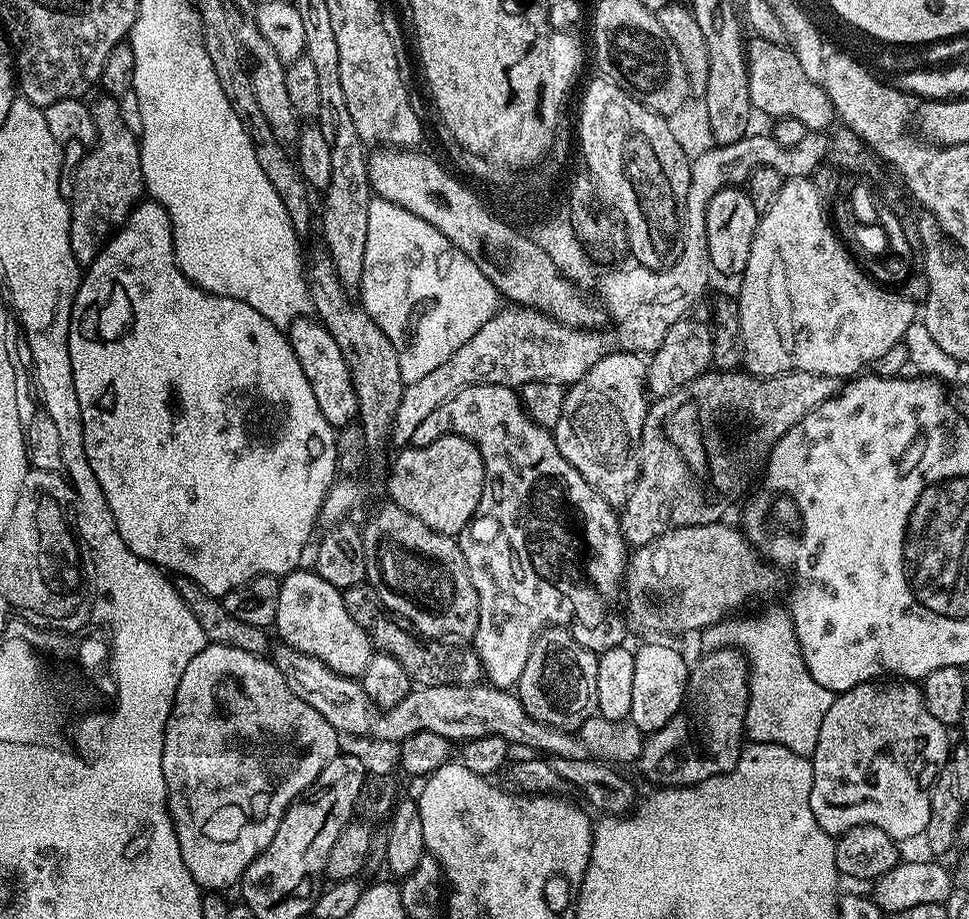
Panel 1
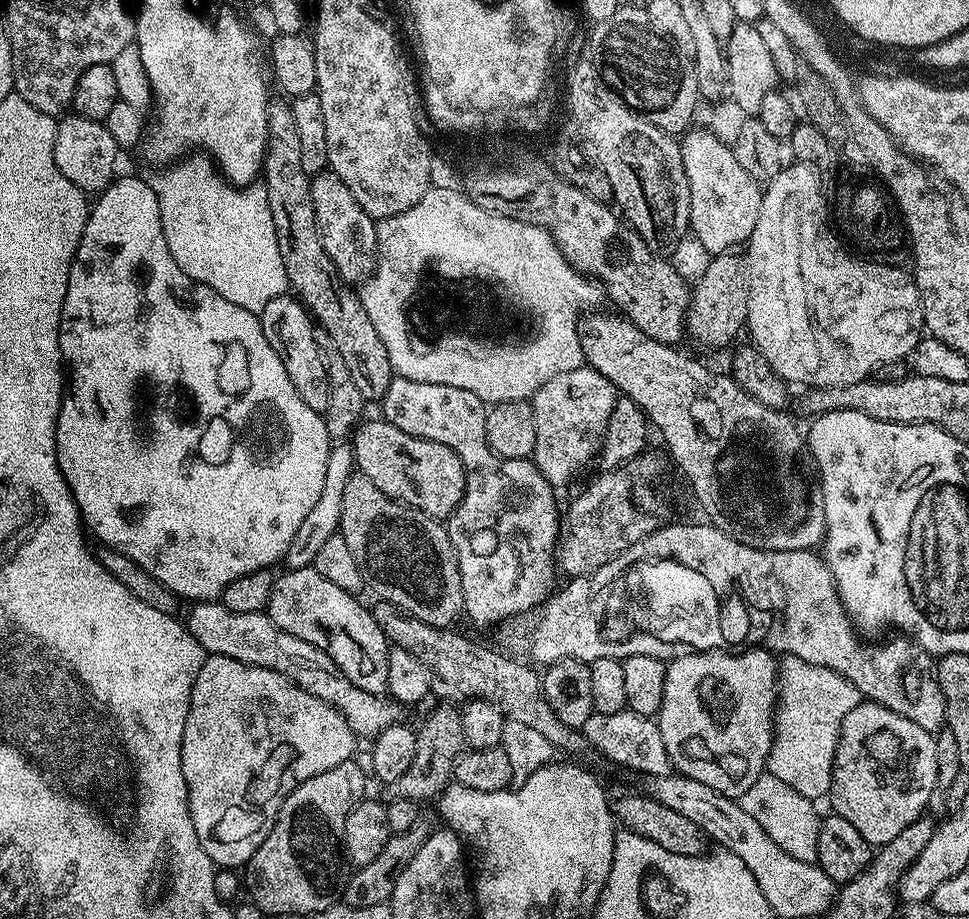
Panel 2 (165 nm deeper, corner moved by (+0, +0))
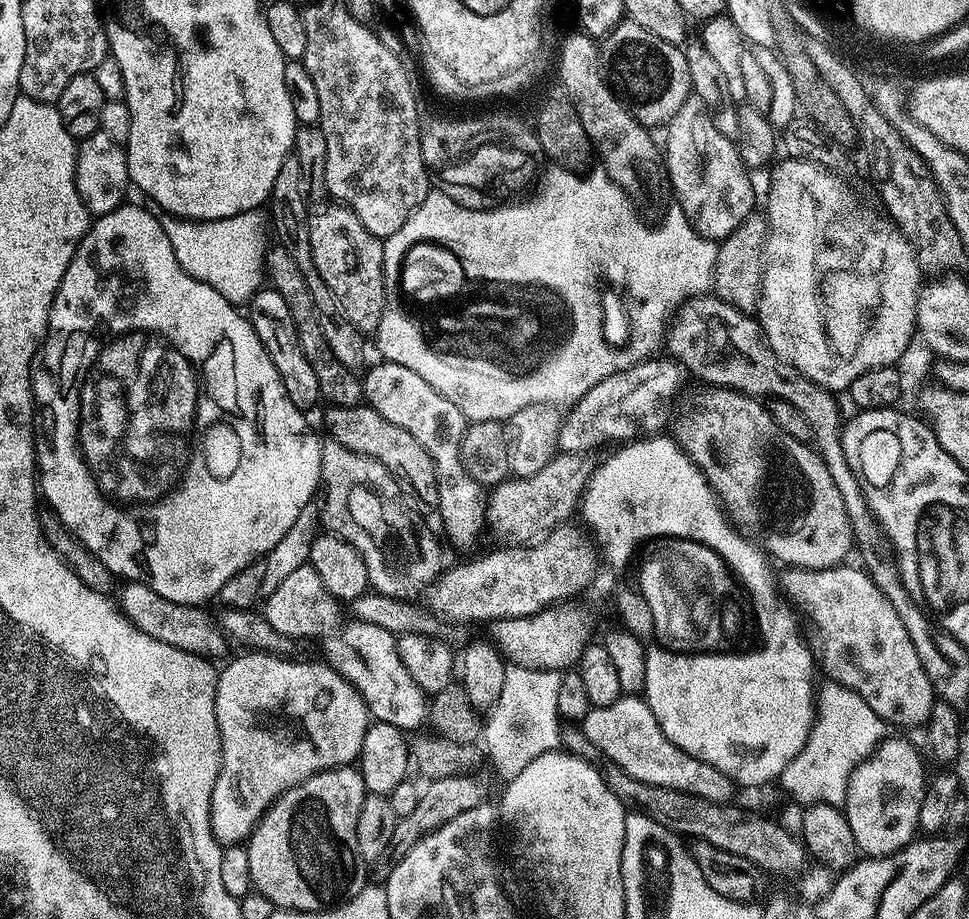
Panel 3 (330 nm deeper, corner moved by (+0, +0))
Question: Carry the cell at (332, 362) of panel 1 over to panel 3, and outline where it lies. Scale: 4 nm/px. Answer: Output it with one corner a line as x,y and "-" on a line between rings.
271,286
261,287
260,291
252,295
251,308
250,319
254,330
258,334
262,346
266,346
266,354
270,354
270,358
278,370
278,374
282,378
282,386
286,386
286,394
290,398
290,402
294,402
294,406
298,406
302,410
309,410
308,408
314,407
316,403
321,403
322,397
318,378
314,375
314,366
310,366
310,362
306,362
306,354
302,354
294,318
290,314
282,294
278,294

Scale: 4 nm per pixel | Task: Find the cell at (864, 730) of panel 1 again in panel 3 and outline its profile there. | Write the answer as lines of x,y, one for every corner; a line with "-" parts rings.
902,740
881,741
881,744
854,770
846,790
846,802
842,806
845,818
850,822
857,849
865,857
893,856
908,844
913,843
915,832
920,828
920,807
926,787
926,775
920,766
920,758
910,745

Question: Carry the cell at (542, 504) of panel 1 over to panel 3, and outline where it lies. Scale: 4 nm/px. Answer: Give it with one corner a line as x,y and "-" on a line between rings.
379,362
368,373
363,373
364,400
369,408
378,410
382,418
394,422
394,426
402,426
406,434
414,437
422,450
430,454
434,462
434,470
438,478
438,515
448,531
448,536
456,544
468,544
486,522
486,492
466,470
460,461
460,447
466,421
462,410
450,402
450,398
442,398
430,382
426,382
414,370
406,366
398,366
387,362

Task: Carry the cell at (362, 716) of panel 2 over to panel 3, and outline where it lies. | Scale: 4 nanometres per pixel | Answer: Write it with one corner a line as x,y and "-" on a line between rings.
127,581
120,592
120,612
131,621
134,627
144,634
149,634
158,642
174,646
176,649
186,650
196,656
217,658
224,650
226,638
222,632
212,625
211,619
202,612
197,605
178,604
170,602
165,596
158,594
153,588
144,583

